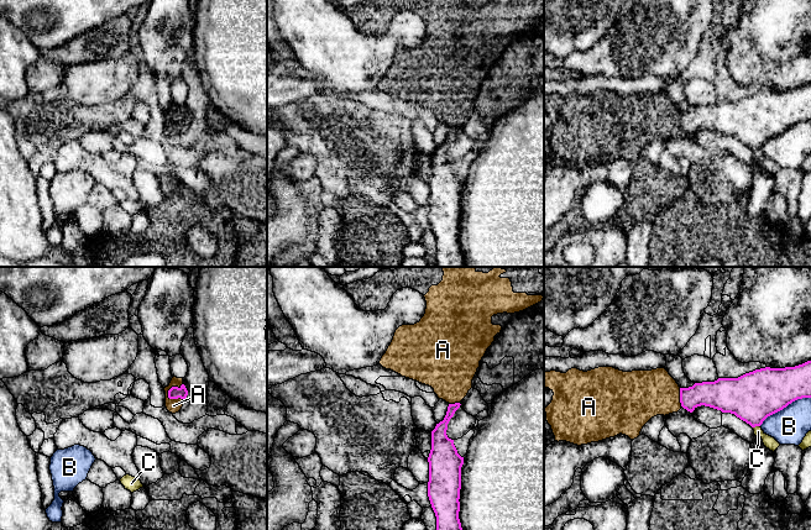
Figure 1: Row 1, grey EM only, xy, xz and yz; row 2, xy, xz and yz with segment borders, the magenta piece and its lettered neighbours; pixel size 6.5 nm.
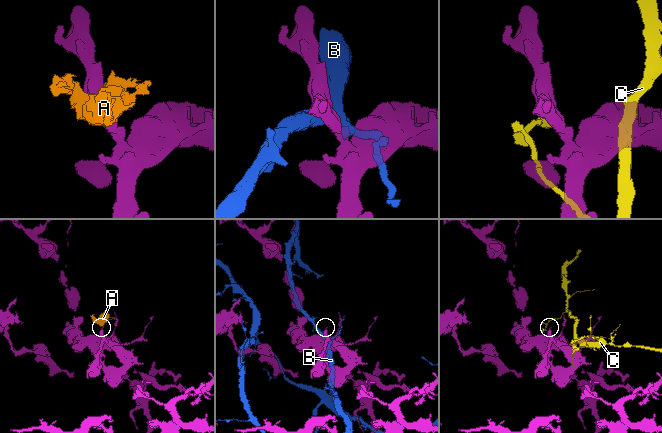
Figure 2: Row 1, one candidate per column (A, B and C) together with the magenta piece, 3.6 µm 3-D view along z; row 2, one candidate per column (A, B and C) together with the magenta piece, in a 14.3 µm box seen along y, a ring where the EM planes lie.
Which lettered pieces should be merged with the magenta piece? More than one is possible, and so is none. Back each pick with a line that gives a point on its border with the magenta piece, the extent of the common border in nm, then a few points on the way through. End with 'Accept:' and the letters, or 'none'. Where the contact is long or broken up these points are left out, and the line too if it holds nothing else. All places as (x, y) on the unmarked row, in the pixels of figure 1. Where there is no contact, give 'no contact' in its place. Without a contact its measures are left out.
Accept: none

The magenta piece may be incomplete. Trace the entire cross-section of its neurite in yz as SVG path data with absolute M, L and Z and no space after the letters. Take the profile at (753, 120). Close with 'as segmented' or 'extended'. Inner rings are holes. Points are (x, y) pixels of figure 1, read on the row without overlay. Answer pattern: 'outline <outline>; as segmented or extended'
outline M811 84L680 111L680 126L687 135L705 128L734 137L752 151L760 149L768 140L802 121L811 121Z; as segmented

